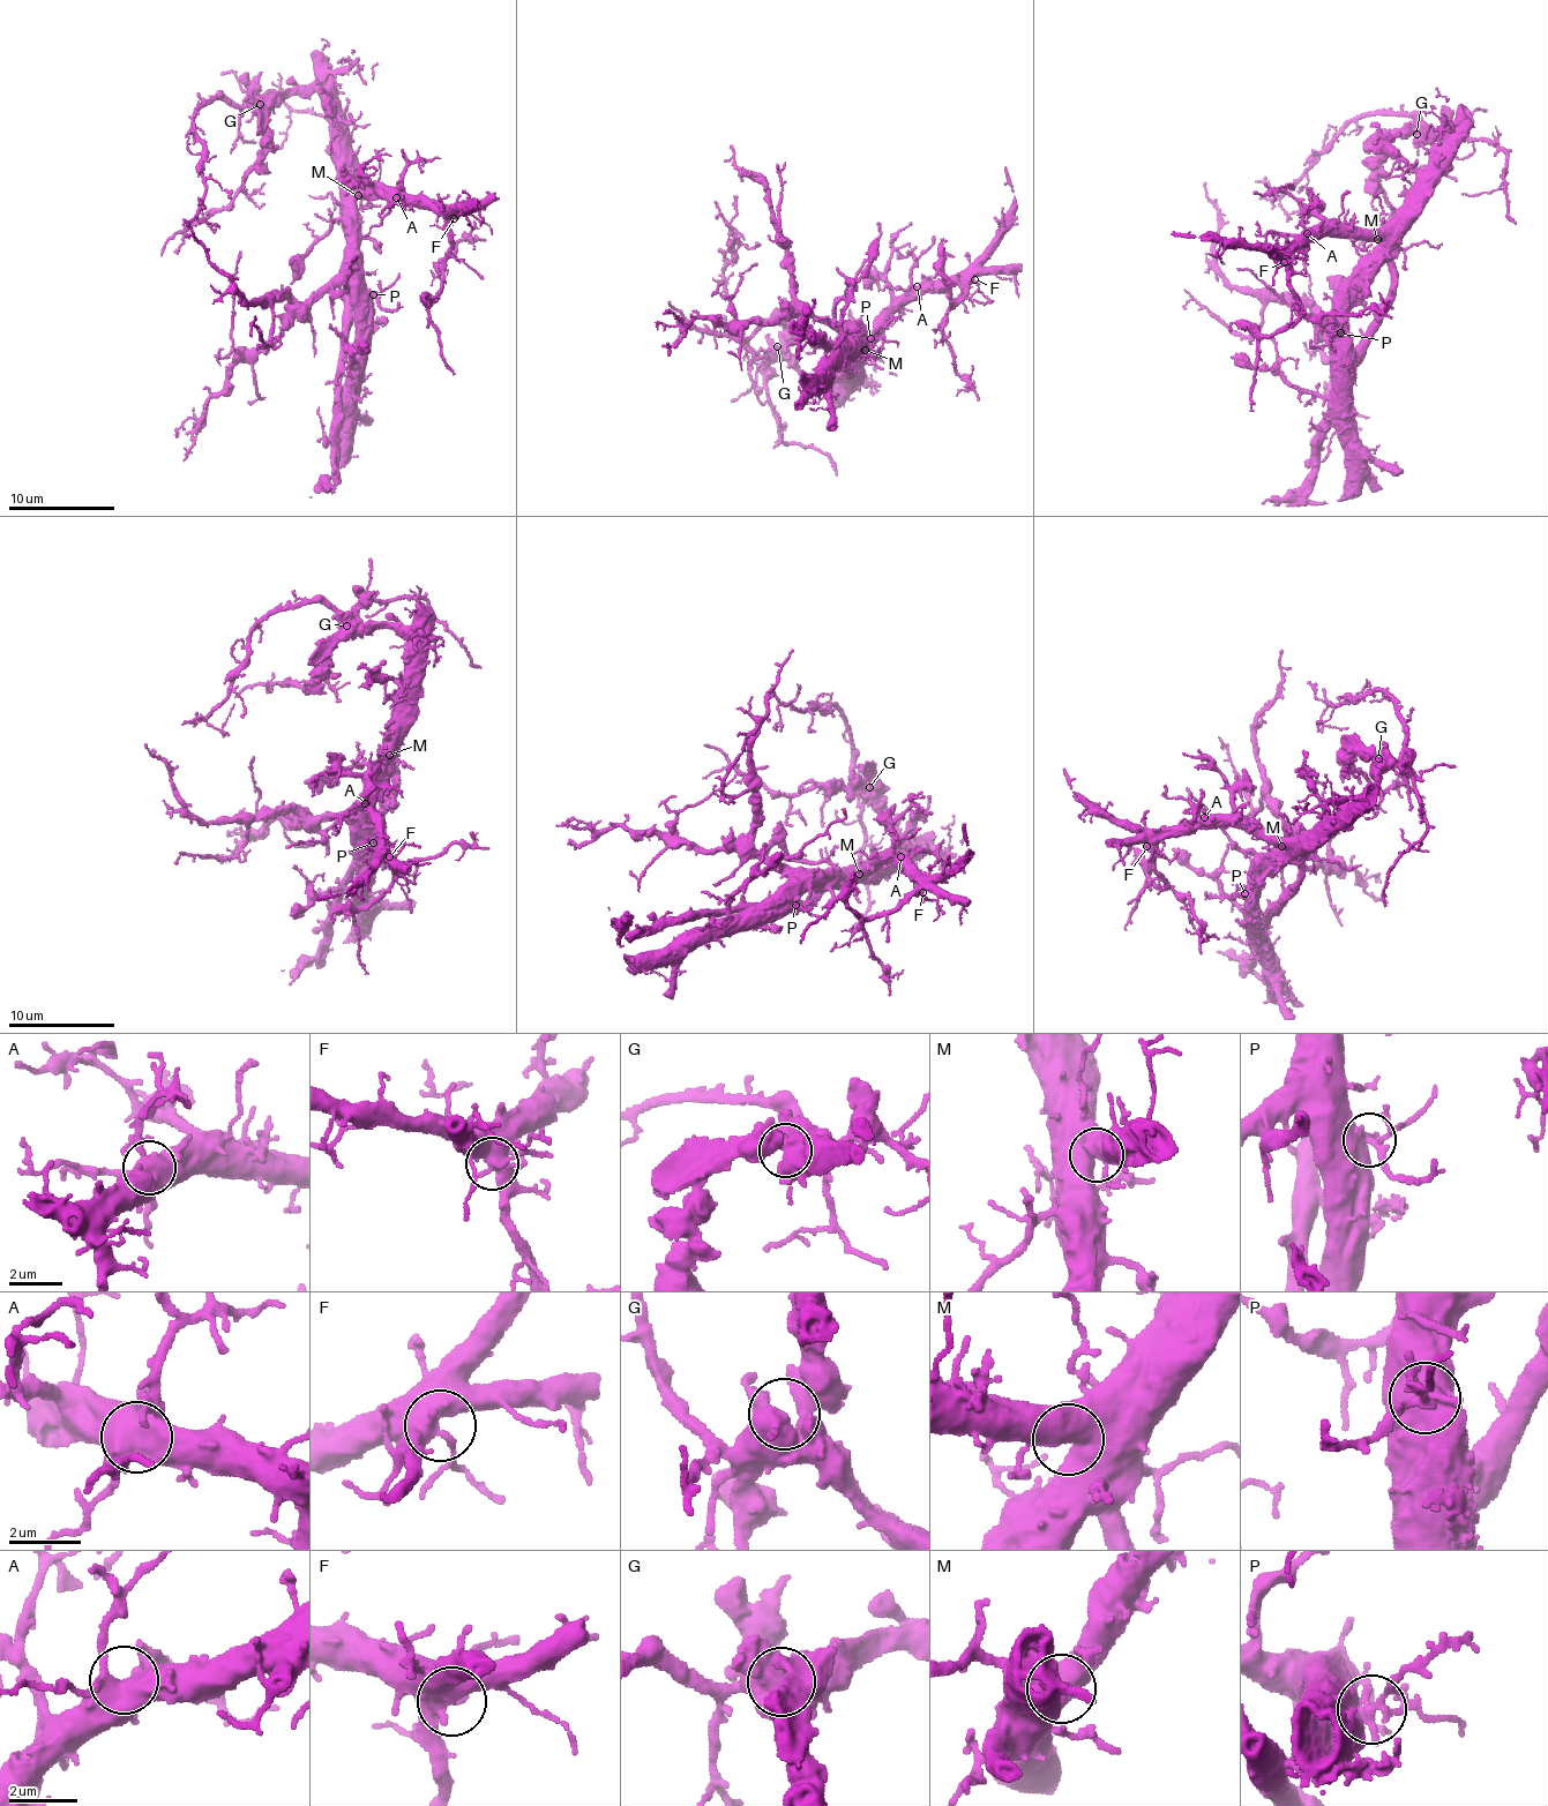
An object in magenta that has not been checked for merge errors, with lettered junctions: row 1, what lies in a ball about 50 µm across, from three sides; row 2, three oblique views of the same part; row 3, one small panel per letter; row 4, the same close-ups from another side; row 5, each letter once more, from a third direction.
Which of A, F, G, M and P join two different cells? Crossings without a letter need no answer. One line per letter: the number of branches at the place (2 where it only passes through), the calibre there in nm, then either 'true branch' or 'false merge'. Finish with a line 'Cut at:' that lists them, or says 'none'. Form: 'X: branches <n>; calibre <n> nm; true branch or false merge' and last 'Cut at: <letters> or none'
A: branches 4; calibre 550 nm; true branch
F: branches 4; calibre 480 nm; true branch
G: branches 2; calibre 600 nm; true branch
M: branches 2; calibre 600 nm; true branch
P: branches 3; calibre 400 nm; true branch
Cut at: none

